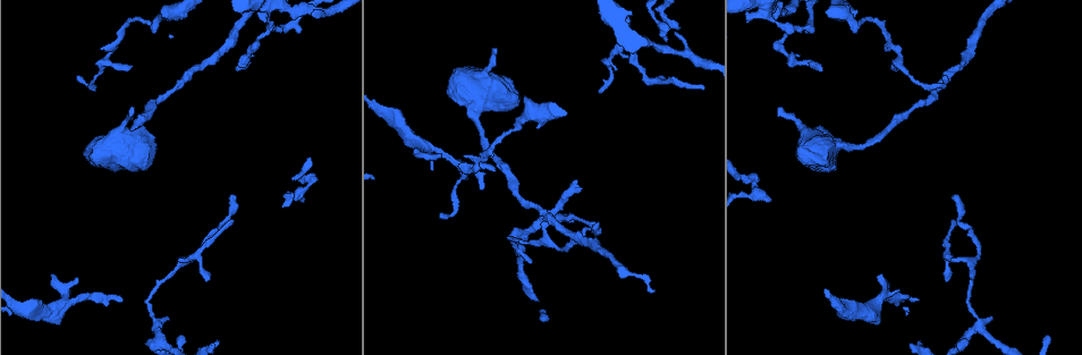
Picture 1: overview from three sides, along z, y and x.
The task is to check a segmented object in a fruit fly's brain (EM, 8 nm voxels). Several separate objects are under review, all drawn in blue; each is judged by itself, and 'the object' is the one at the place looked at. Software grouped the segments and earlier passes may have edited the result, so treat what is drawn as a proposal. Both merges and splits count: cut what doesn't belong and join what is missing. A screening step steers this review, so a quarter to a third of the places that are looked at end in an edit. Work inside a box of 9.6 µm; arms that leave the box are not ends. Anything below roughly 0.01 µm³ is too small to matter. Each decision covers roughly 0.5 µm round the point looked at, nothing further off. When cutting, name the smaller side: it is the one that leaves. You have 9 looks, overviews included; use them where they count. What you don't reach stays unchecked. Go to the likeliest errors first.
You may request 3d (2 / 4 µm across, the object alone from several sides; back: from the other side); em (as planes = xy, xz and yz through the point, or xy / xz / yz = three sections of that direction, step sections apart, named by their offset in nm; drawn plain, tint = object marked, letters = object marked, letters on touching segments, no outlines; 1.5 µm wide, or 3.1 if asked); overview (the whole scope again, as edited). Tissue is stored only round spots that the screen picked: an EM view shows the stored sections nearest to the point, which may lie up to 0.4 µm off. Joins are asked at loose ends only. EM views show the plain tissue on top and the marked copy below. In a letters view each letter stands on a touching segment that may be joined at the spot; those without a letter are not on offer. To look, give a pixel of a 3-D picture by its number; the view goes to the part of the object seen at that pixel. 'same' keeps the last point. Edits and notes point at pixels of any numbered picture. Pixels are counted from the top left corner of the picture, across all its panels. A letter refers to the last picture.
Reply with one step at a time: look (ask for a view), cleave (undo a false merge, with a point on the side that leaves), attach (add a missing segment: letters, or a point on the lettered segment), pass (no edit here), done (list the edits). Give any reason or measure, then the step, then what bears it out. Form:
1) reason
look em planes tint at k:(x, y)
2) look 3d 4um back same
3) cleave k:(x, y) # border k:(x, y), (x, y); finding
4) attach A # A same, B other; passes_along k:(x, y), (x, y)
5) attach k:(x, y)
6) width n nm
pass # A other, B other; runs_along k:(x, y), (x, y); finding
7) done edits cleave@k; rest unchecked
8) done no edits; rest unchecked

free end
look 3d 4um at 1:(778, 108)

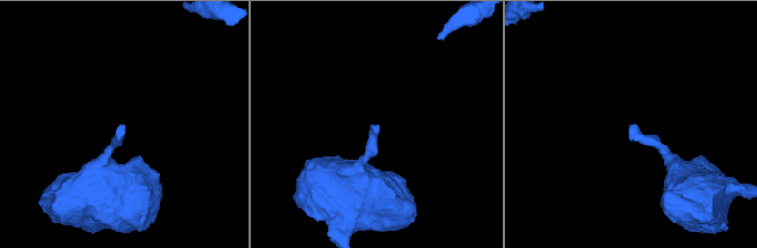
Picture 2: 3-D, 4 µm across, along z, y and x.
shape alone is not enough
look em planes letters at 2:(376, 128)

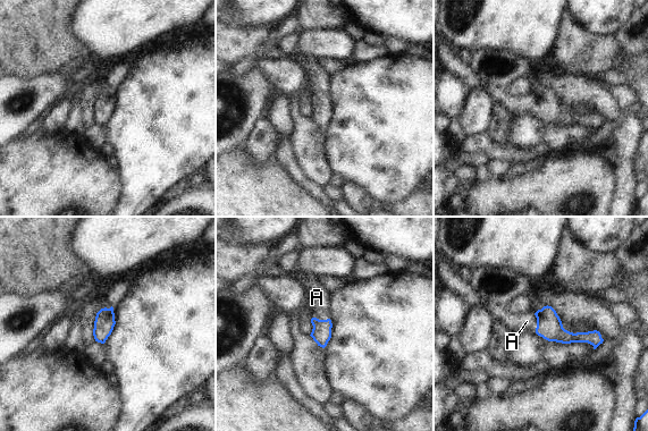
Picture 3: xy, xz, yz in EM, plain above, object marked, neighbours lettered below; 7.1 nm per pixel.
attach A # A same; passes_along 3:(549, 327), (537, 322), (527, 321); it goes on there

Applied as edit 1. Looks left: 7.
abrupt turn
look em yz step 4 tint at 1:(670, 25)

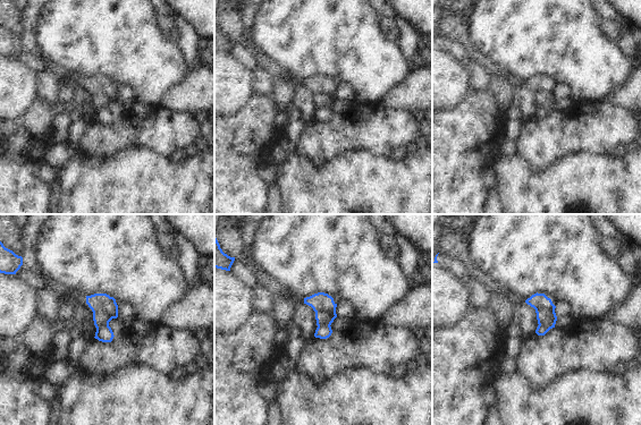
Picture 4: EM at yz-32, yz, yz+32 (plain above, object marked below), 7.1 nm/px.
cut it another way
look em planes letters same

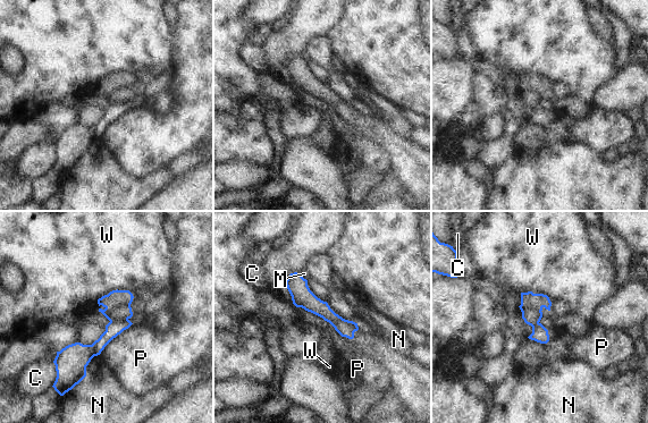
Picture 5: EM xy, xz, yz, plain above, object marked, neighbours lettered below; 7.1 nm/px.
longest_contact P 340 nm
cleave 5:(117, 303) # C other, M other, N other, P other, W other; a second neuron is stuck on

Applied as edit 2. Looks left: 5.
see it whole again
look overview

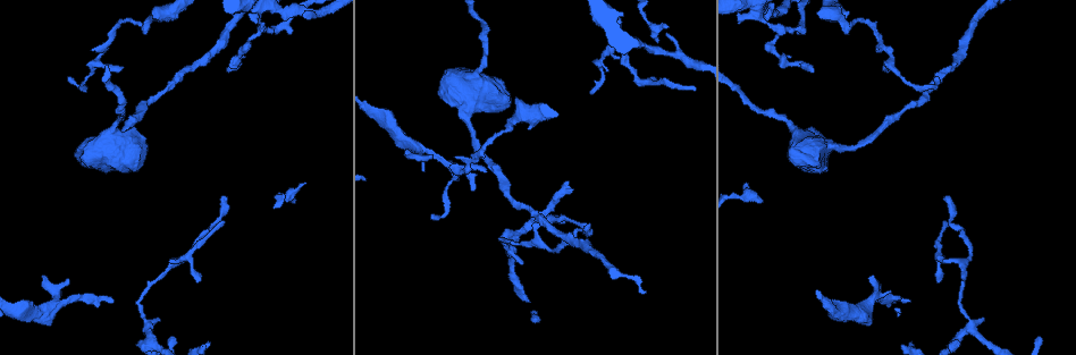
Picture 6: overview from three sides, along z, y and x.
free end
look em planes tint at 6:(938, 280)

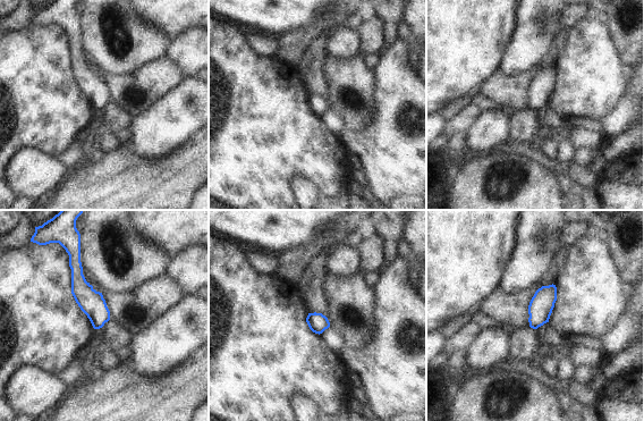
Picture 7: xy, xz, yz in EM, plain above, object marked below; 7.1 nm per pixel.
look em planes letters same

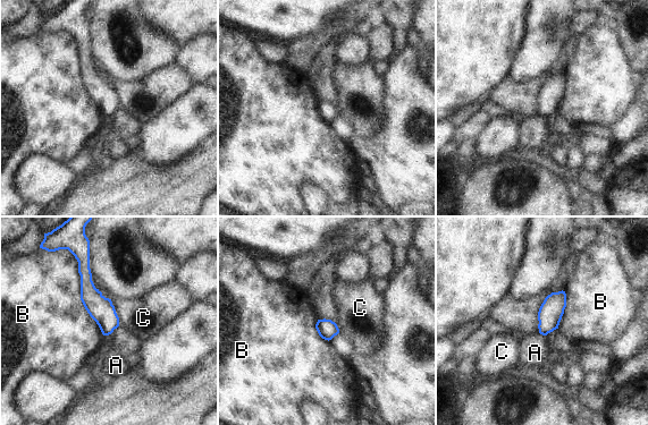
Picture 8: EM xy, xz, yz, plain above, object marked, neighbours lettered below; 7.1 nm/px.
pass # A other, B other, C other; border 8:(539, 332), (545, 336); no lettered segment goes on from it

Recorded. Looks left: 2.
an open end
look em xy step 8 letters at 6:(520, 262)

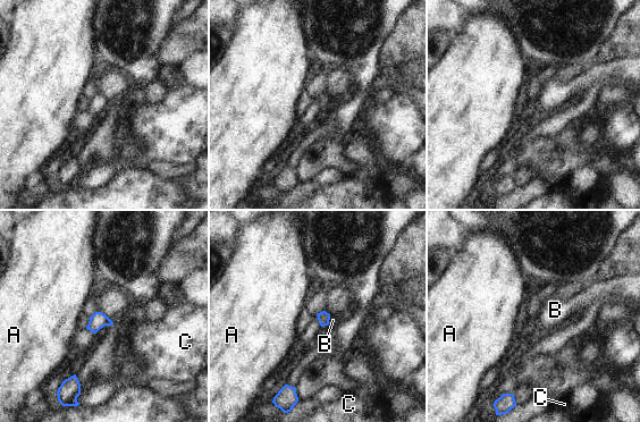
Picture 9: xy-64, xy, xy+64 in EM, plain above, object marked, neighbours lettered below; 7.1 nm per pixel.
look em planes letters same

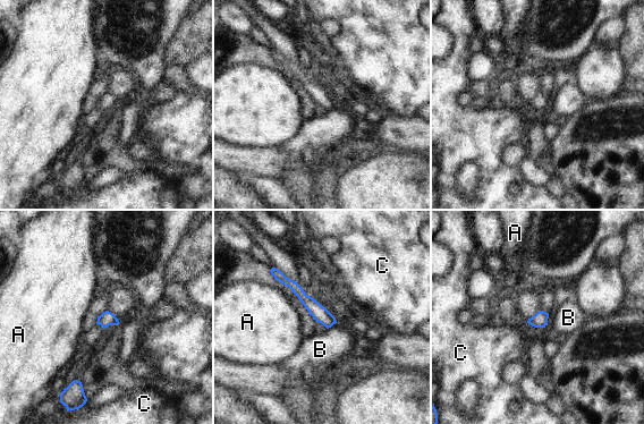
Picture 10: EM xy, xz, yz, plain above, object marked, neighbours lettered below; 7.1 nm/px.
width 100 nm
pass # A other, B other, C other; border 10:(336, 322), (328, 329); none of them fits

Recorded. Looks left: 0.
done edits attach@3, cleave@5; rest unchecked

